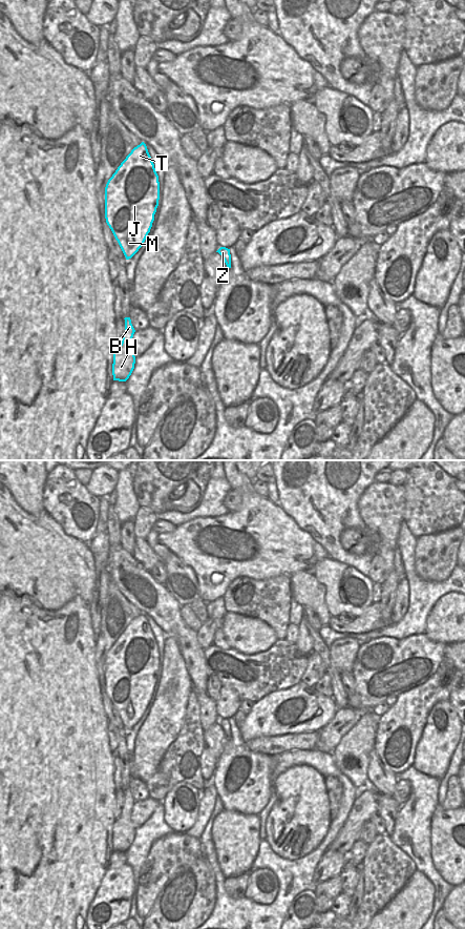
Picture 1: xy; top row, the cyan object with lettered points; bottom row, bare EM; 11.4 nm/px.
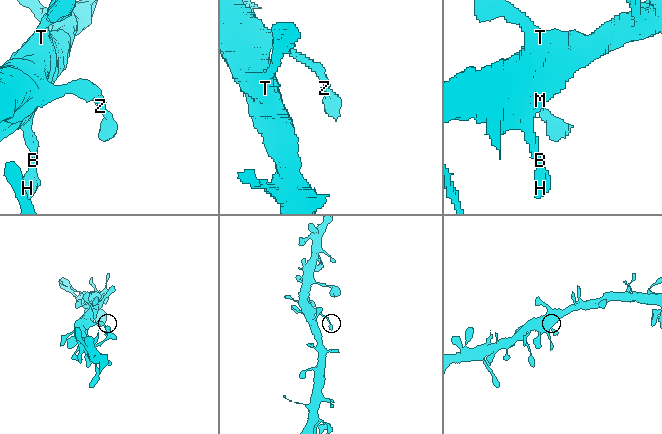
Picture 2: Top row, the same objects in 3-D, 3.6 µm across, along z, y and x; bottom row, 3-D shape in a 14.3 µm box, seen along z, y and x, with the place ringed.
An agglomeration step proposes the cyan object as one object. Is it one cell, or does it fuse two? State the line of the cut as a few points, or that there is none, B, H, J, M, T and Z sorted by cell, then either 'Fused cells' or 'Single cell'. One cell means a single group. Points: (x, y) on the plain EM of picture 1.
No split. Groups: B H J M T Z. Single cell

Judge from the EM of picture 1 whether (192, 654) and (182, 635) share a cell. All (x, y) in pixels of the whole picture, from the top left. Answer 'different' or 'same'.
same

